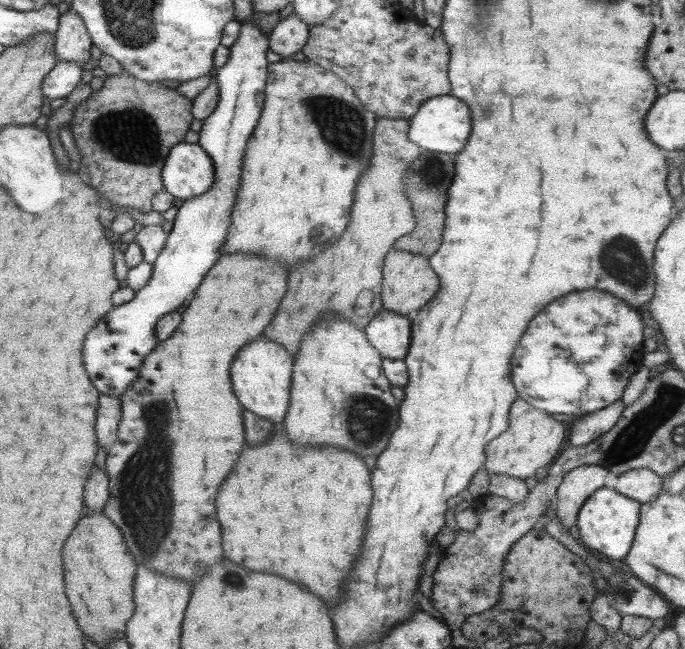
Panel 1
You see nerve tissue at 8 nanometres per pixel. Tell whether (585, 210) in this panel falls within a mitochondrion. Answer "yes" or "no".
no

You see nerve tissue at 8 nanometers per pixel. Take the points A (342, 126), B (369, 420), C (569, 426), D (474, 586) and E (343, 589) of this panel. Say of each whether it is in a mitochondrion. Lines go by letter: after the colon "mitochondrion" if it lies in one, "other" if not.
A: mitochondrion
B: mitochondrion
C: other
D: mitochondrion
E: other

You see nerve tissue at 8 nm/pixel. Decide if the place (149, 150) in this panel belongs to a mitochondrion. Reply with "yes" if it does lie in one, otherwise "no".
yes

